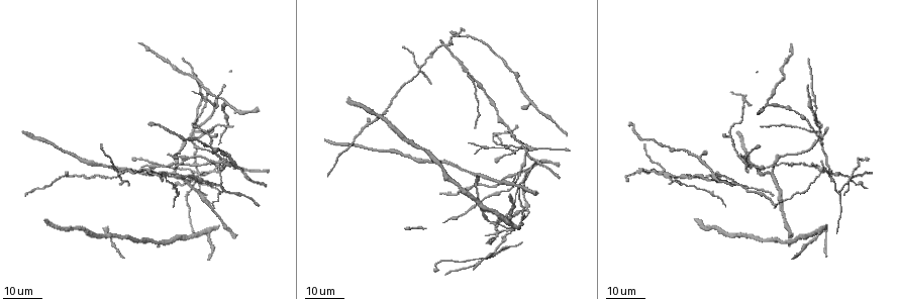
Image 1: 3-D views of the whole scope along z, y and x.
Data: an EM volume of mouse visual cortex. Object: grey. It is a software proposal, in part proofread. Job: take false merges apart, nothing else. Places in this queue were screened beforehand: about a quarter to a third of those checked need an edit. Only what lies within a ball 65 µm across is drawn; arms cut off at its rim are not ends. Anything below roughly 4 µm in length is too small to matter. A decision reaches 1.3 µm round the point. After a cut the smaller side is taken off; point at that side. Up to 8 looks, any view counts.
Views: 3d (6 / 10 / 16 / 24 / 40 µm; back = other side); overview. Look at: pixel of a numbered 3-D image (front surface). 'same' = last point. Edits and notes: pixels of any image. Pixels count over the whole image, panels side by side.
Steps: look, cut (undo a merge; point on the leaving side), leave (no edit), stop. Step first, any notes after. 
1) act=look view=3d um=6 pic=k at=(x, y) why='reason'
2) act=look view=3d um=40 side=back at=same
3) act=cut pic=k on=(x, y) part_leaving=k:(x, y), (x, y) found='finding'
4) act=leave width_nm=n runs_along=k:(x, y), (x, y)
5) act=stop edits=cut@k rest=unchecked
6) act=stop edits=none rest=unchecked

act=look view=3d um=24 pic=1 at=(447, 46) why='arms part here'

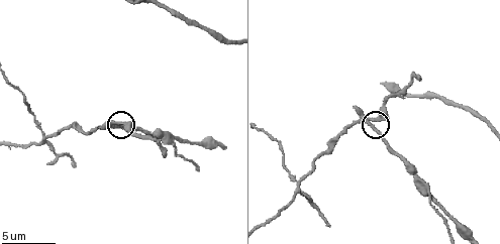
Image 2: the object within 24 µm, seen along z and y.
act=look view=3d um=6 pic=2 at=(372, 119)

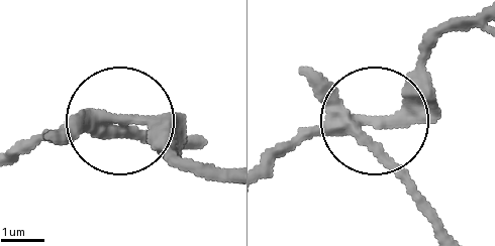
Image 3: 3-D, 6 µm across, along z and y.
act=cut pic=3 on=(159, 121) part_leaving=3:(87, 123), (14, 148) found='two neurons meet here'

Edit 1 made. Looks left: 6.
act=look view=overview

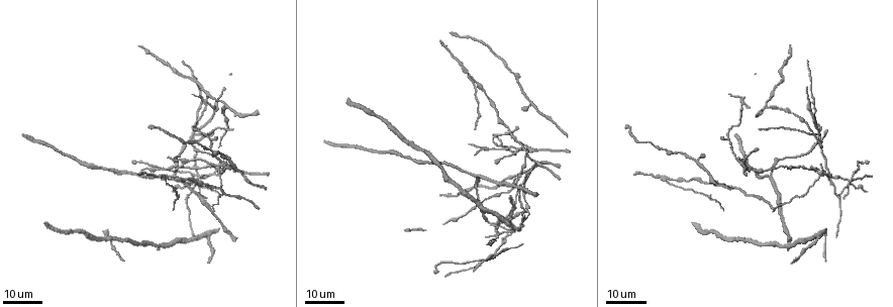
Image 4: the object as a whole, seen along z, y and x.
act=look view=3d um=16 pic=4 at=(664, 181) why='three-way junction'

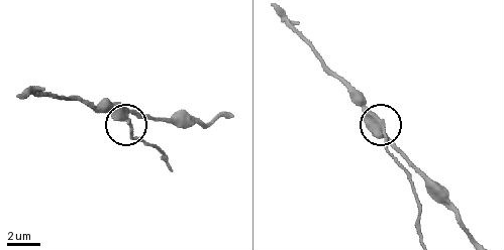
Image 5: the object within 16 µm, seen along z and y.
act=look view=3d um=6 pic=5 at=(129, 122) why='closer look'

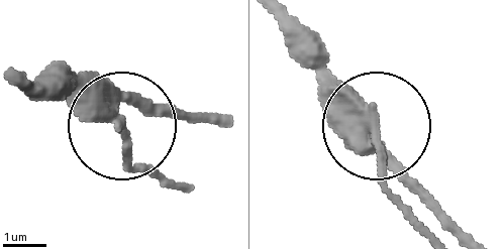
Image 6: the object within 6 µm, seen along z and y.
act=look view=3d um=6 side=back pic=6 at=(377, 134)

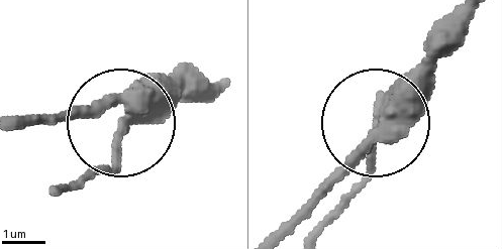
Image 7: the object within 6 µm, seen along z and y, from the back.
act=cut pic=7 on=(120, 160) side_arm_um=11 part_leaving=7:(128, 120), (113, 159), (67, 192) found='a second neuron is stuck on'

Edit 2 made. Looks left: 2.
act=stop edits=cut@3,cut@7 rest=unchecked

